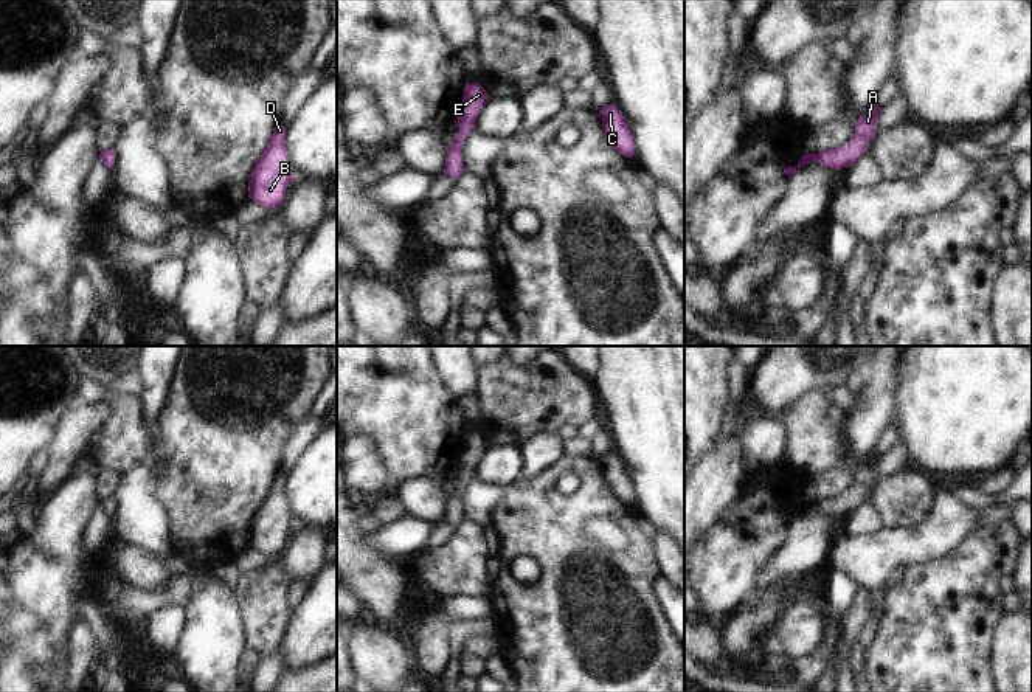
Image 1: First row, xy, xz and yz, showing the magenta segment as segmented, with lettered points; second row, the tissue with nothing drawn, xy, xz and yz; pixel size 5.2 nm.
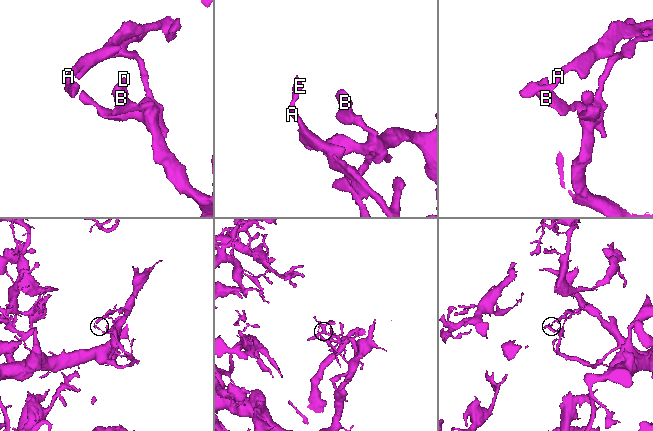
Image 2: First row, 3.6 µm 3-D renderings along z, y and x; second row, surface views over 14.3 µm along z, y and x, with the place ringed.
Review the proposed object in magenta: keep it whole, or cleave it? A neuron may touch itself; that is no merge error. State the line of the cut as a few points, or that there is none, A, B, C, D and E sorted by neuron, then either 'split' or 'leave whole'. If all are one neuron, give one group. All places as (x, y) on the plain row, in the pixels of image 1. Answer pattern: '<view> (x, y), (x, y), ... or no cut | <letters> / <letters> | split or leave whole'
no cut | A B C D E | leave whole

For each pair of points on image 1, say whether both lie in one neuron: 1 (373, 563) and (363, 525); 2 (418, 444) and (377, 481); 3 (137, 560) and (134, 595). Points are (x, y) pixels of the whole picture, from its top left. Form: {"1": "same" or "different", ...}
{"1": "different", "2": "different", "3": "different"}

